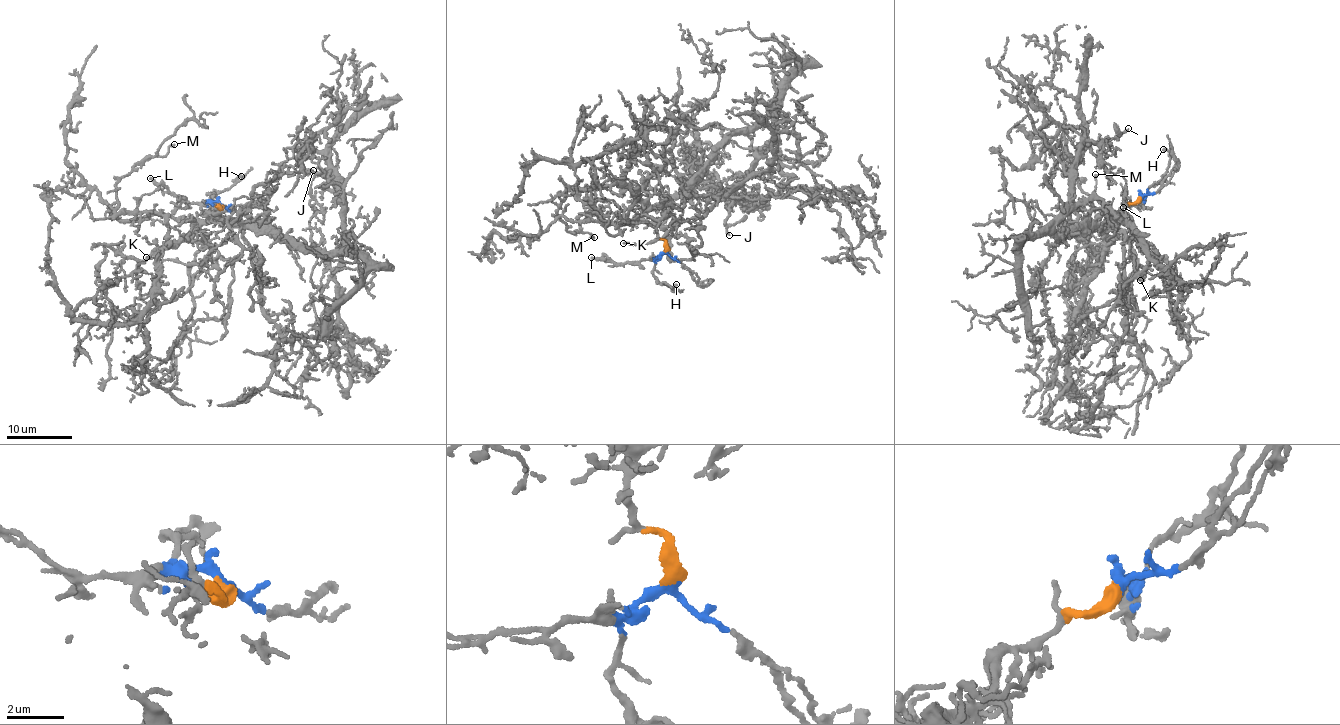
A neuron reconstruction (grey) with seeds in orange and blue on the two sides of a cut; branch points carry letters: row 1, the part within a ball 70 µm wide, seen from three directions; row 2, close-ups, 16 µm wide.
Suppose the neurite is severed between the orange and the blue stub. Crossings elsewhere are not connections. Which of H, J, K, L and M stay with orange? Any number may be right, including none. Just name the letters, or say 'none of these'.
J, K, M

